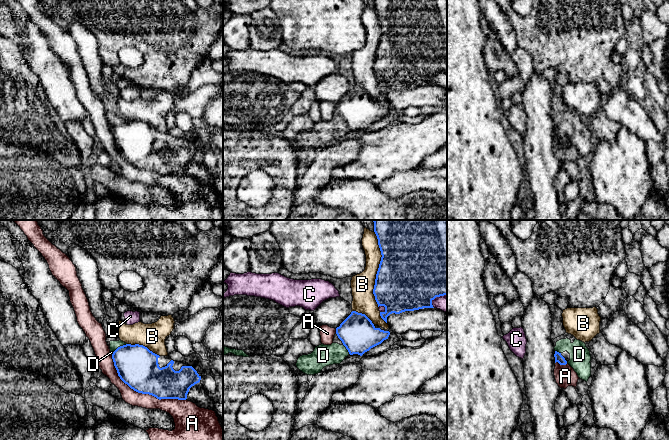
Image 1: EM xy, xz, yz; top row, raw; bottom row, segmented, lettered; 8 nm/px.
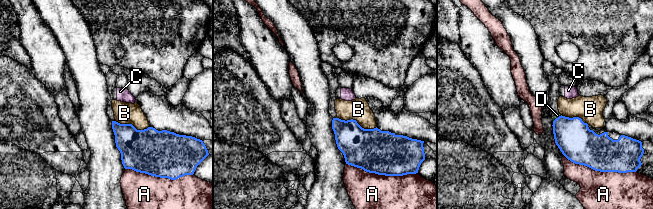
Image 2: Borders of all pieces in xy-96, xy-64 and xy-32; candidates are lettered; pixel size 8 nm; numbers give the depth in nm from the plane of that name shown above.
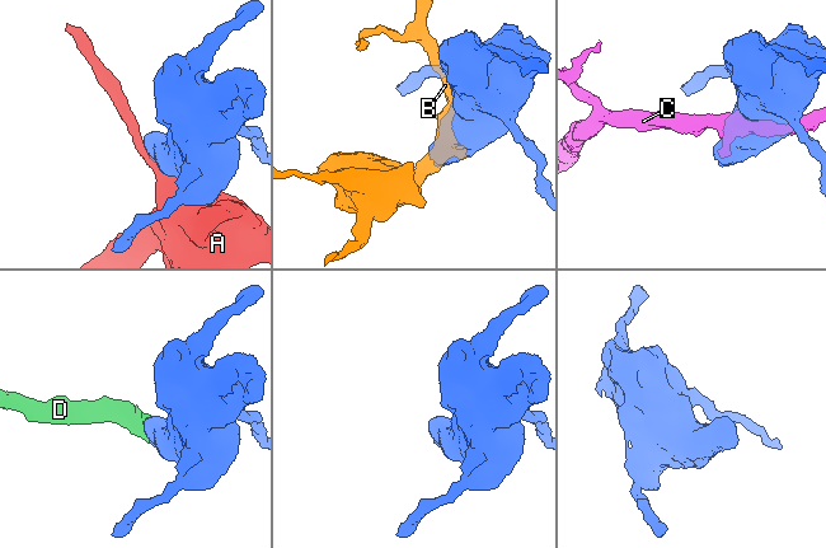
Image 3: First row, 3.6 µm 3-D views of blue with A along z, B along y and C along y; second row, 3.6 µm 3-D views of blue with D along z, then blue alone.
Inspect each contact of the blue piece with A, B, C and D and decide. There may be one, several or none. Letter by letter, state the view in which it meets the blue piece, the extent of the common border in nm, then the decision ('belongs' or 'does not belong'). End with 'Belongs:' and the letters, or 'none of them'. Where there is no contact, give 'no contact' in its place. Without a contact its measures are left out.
A: contact in xy; length 700 nm; does not belong
B: contact in xz; length 600 nm; does not belong
C: contact in xz; length 160 nm; does not belong
D: contact in xy; length 160 nm; belongs
Belongs: D

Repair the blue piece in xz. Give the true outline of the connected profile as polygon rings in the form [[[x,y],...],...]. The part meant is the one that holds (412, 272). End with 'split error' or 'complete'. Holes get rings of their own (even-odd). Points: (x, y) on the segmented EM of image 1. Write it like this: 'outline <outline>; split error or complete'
outline [[[373,220],[373,222],[374,232],[377,236],[382,255],[373,289],[373,294],[378,307],[385,307],[385,311],[380,312],[381,318],[387,323],[387,317],[392,313],[400,314],[405,311],[434,308],[432,301],[436,297],[447,295],[447,220]]]; complete

